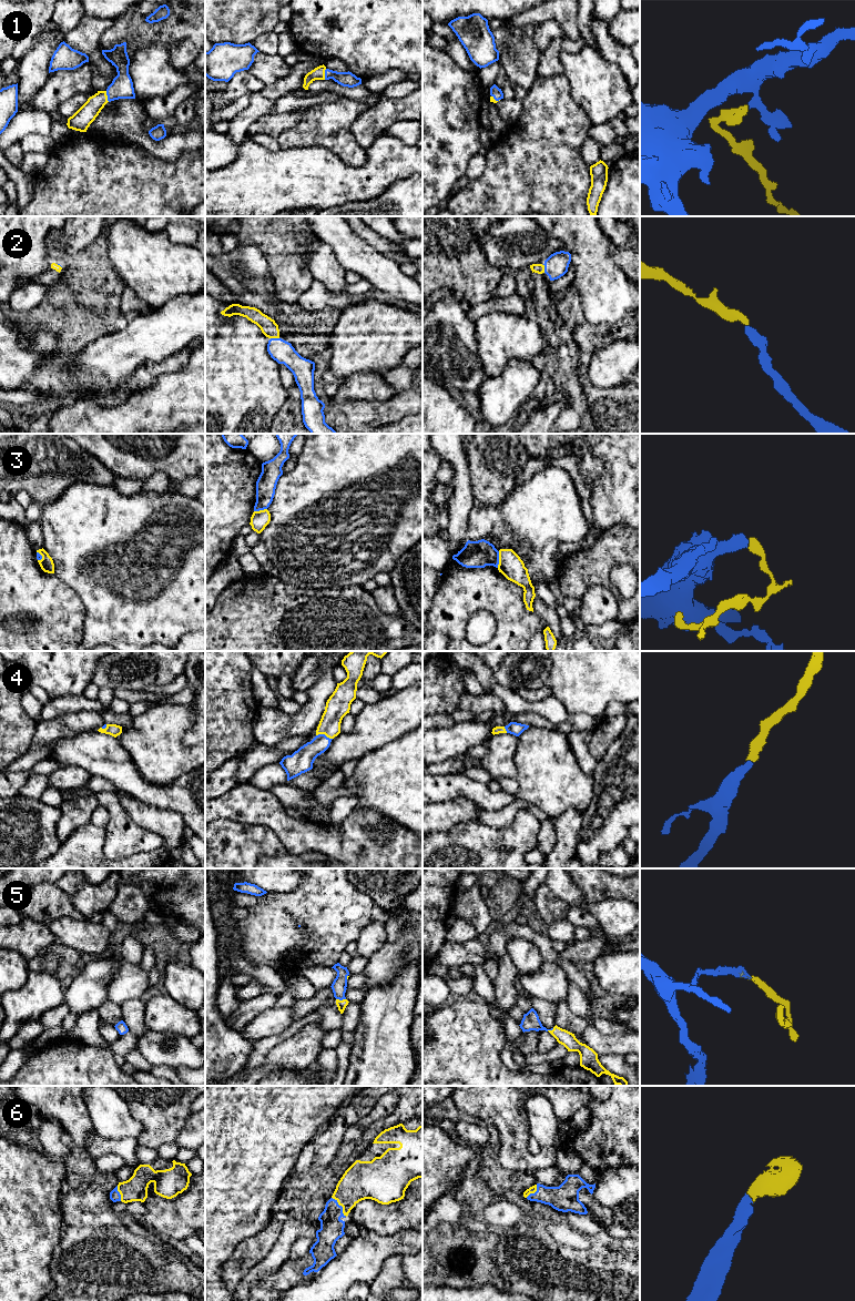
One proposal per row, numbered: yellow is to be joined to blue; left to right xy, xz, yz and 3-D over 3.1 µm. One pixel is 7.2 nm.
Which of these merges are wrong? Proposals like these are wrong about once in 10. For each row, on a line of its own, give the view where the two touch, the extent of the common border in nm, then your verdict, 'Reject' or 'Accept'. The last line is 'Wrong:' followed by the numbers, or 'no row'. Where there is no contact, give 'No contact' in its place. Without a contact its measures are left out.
1: Touches blue in xy. Shared border 80 nm. Accept
2: Touches blue in xz. Shared border 60 nm. Accept
3: Touches blue in yz. Shared border 120 nm. Accept
4: Touches blue in xz. Shared border 120 nm. Accept
5: Touches blue in xz. Shared border 70 nm. Accept
6: Touches blue in xz. Shared border 180 nm. Accept
Wrong: no row

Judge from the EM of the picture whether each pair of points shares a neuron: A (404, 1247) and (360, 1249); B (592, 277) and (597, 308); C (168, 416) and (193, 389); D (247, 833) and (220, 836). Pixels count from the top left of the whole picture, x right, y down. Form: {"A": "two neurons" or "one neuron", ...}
{"A": "one neuron", "B": "one neuron", "C": "one neuron", "D": "one neuron"}

